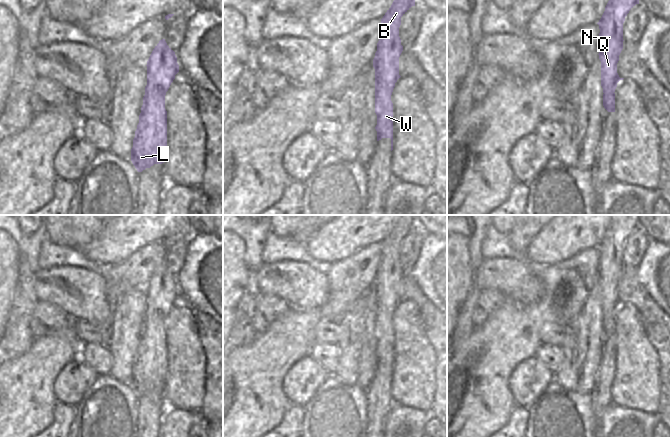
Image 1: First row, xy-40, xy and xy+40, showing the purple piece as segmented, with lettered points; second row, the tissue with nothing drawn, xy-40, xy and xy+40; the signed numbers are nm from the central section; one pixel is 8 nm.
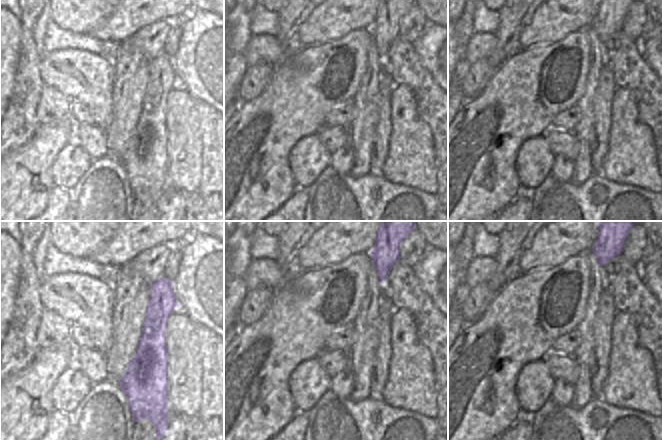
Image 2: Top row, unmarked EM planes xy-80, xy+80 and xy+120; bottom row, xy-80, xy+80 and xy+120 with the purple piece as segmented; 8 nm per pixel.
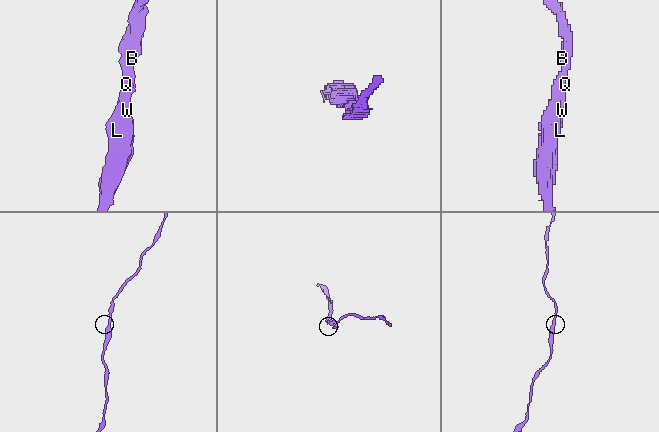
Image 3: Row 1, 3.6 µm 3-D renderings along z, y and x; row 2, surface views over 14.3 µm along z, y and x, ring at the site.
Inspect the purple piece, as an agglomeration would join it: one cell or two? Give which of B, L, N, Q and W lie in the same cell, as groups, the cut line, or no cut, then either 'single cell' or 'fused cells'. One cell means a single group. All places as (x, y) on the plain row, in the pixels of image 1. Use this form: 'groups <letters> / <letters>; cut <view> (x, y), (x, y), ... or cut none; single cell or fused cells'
groups B L N Q W; cut none; single cell

